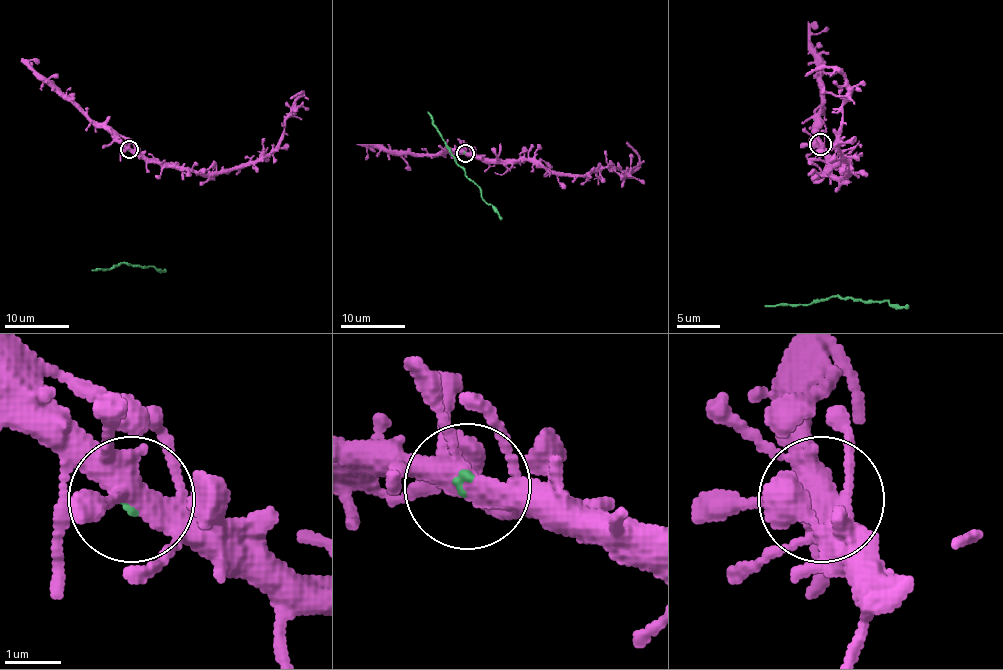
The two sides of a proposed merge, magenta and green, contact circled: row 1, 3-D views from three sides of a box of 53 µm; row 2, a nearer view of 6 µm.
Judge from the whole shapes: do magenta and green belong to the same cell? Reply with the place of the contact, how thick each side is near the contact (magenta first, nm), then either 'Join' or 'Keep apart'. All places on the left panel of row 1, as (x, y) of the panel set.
Place: (129, 149). Thickness 400 nm (magenta) against 70 nm. Join

